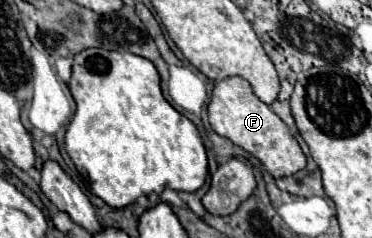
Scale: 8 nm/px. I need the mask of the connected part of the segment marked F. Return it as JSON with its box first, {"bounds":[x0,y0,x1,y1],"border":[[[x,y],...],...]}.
{"bounds":[209,76,307,178],"border":[[[231,76],[215,84],[209,104],[209,122],[219,136],[229,138],[233,144],[259,158],[273,178],[293,176],[307,164],[305,154],[297,144],[295,136],[289,132],[287,124],[271,110],[271,106],[267,106],[255,96],[251,84],[241,76]]]}

